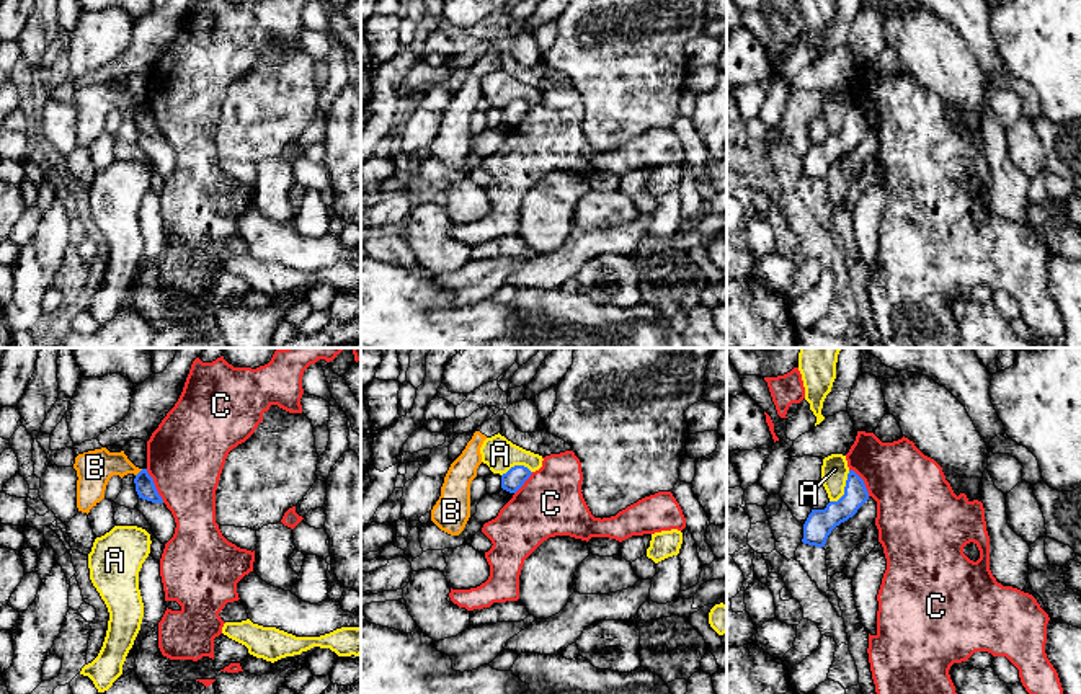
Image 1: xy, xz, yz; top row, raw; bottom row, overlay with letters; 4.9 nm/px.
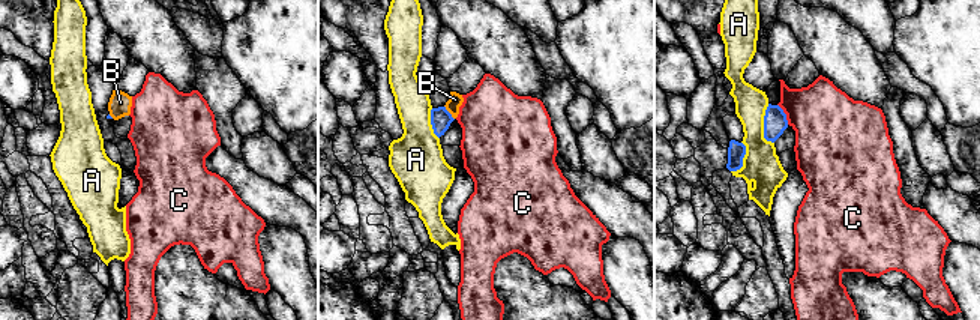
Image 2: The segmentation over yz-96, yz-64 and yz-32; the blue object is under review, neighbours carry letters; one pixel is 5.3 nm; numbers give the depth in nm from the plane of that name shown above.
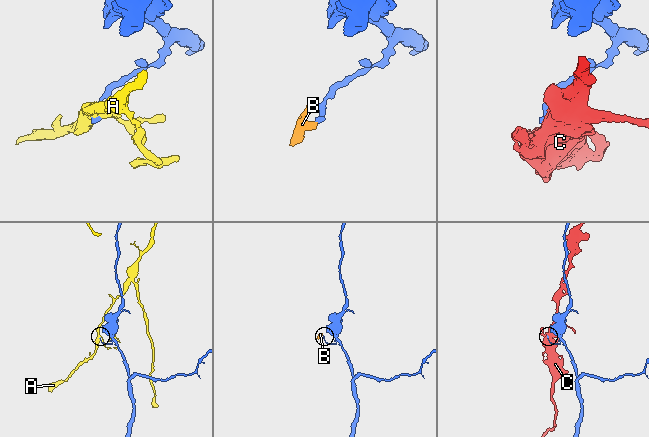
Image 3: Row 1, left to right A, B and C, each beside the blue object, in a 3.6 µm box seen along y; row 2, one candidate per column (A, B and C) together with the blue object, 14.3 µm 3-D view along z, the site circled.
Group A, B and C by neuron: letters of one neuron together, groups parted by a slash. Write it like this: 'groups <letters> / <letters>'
groups A / B / C

